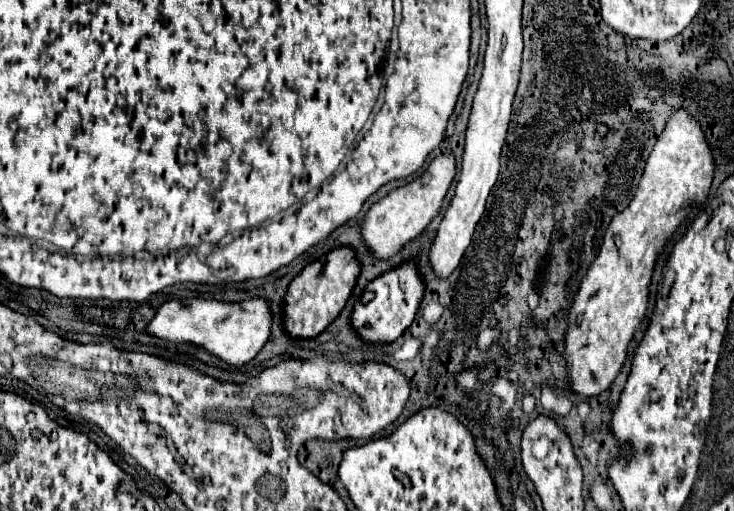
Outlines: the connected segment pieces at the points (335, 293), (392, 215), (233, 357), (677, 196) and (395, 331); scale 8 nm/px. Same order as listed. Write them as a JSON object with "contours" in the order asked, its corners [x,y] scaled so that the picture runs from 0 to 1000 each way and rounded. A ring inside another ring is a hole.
{"contours":[[[[465,481],[440,505],[418,517],[407,540],[402,540],[386,579],[386,650],[394,661],[429,661],[437,654],[467,607],[473,583],[489,540],[489,513],[478,485]]],[[[601,301],[584,321],[584,329],[574,344],[568,344],[549,368],[533,372],[525,387],[519,387],[514,399],[508,399],[492,438],[492,466],[500,481],[500,489],[514,509],[530,509],[554,474],[568,466],[579,450],[579,442],[595,423],[617,344],[620,344],[617,301]]],[[[274,583],[230,587],[214,603],[198,650],[236,673],[252,673],[252,669],[268,673],[279,681],[287,697],[315,716],[331,716],[339,705],[345,705],[347,693],[356,685],[356,677],[364,669],[369,654],[369,611],[364,587],[358,583],[334,587],[323,595],[274,587]]],[[[925,215],[914,227],[901,270],[895,274],[879,321],[868,376],[860,387],[860,399],[849,415],[832,427],[832,438],[822,466],[822,481],[816,485],[800,532],[792,540],[789,568],[781,579],[781,595],[775,603],[775,622],[772,622],[767,701],[772,708],[775,759],[783,771],[792,771],[800,779],[819,771],[822,763],[830,759],[830,751],[846,724],[854,697],[854,677],[865,658],[865,650],[873,642],[876,622],[881,614],[884,552],[887,552],[895,493],[903,485],[906,470],[922,450],[922,442],[933,431],[944,399],[958,395],[963,387],[969,356],[971,356],[971,305],[969,305],[966,282],[958,274],[958,254],[952,250],[952,243],[947,243],[947,235],[941,235],[941,227]]],[[[552,513],[544,524],[530,528],[530,532],[519,536],[516,544],[511,544],[505,556],[500,556],[495,579],[489,583],[489,591],[481,599],[481,607],[475,614],[475,634],[495,669],[530,673],[530,669],[541,665],[560,638],[565,611],[574,595],[576,568],[579,564],[568,536],[565,517]]]]}

